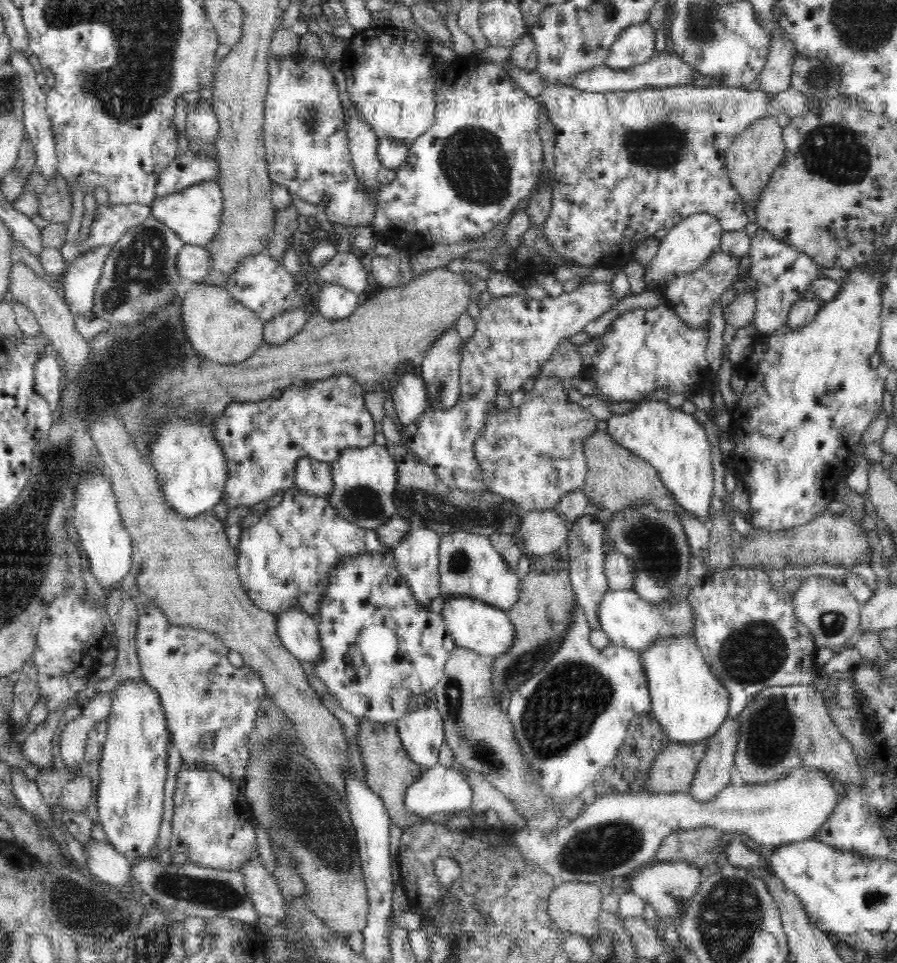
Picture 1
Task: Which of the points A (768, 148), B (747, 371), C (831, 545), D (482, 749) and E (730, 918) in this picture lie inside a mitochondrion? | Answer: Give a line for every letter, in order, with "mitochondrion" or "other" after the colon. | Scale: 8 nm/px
A: other
B: other
C: other
D: mitochondrion
E: mitochondrion

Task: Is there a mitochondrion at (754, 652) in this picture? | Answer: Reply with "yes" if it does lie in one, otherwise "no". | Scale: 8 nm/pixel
yes

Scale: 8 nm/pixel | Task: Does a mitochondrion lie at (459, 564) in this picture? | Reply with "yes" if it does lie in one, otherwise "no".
yes

